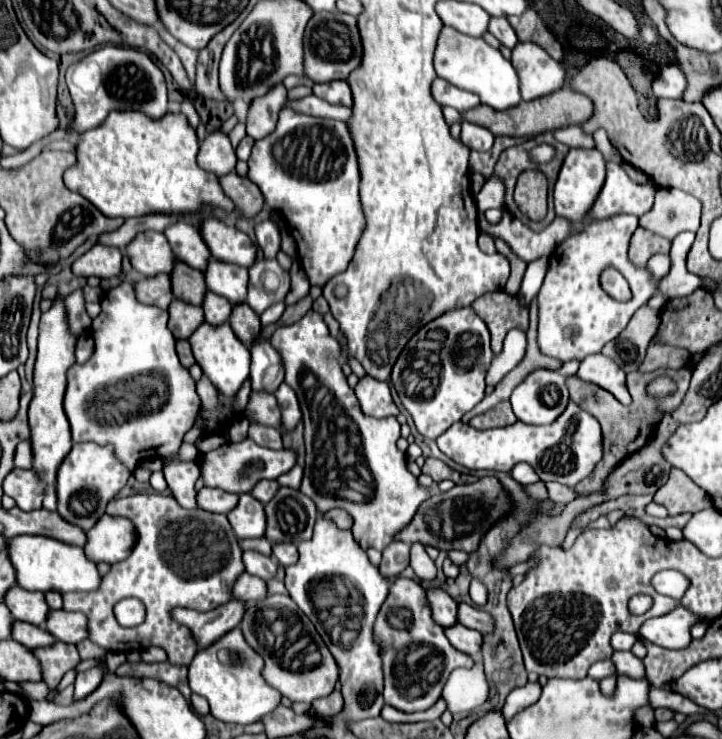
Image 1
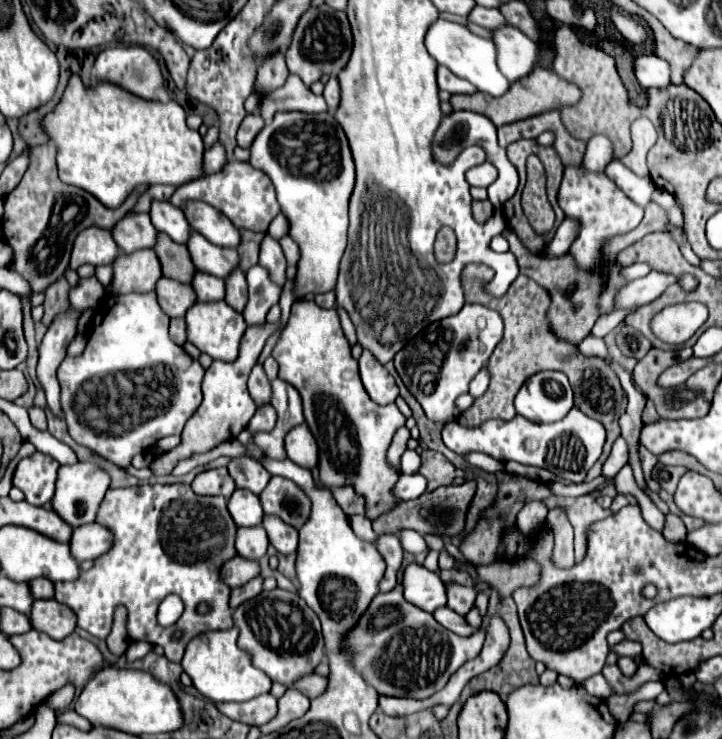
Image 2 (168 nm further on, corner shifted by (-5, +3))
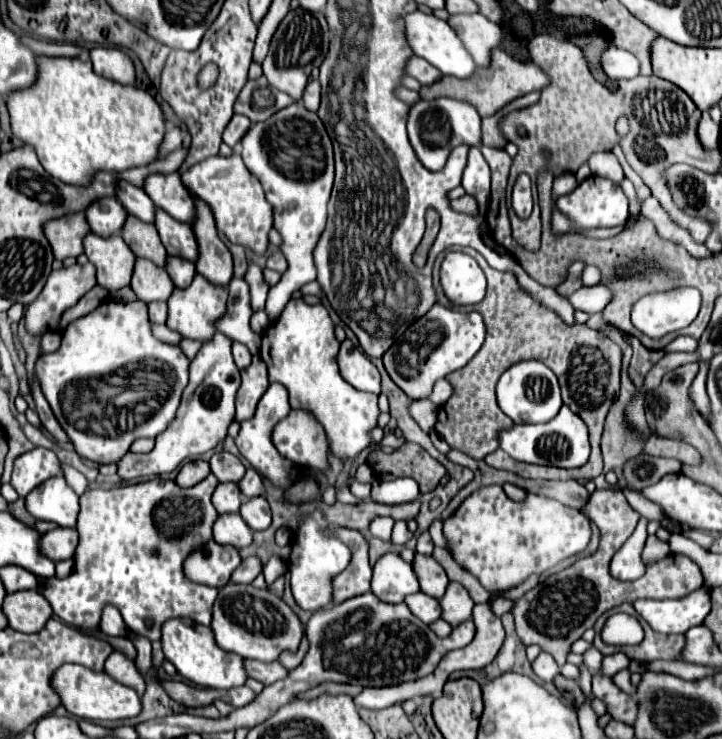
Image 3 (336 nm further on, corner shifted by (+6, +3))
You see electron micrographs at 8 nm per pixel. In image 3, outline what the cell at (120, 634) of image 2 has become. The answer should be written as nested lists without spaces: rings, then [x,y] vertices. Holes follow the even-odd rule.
[[[109,605],[109,607],[103,609],[99,627],[101,627],[103,633],[107,633],[107,635],[119,635],[119,637],[121,637],[121,635],[127,635],[127,633],[129,633],[129,629],[127,629],[121,613],[119,613],[113,605]]]

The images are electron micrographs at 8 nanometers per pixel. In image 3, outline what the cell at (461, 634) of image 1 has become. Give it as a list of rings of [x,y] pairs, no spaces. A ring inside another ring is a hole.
[[[413,593],[413,595],[409,595],[409,597],[405,597],[405,601],[403,601],[407,607],[409,607],[409,611],[415,615],[415,617],[419,617],[423,623],[433,623],[435,619],[439,619],[441,617],[441,607],[439,607],[439,603],[437,603],[437,599],[435,597],[429,597],[429,595],[425,595],[425,593]]]

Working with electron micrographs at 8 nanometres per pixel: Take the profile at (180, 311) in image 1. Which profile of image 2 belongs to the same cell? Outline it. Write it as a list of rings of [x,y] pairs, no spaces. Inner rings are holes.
[[[160,279],[160,285],[156,285],[156,295],[160,301],[160,307],[168,317],[184,317],[186,311],[198,301],[196,293],[190,285],[180,285],[178,281]]]

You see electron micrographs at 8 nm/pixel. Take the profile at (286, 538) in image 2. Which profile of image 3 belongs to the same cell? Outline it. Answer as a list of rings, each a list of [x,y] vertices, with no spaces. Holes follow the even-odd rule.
[[[261,495],[261,497],[251,497],[251,499],[245,499],[241,503],[241,509],[239,509],[241,517],[245,519],[245,523],[255,529],[255,531],[263,531],[271,525],[271,511],[269,511],[269,503],[267,499]]]

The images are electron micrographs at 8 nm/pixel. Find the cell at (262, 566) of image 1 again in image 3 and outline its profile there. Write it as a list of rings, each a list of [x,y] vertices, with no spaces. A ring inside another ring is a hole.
[[[223,513],[217,515],[213,523],[213,539],[221,545],[233,545],[239,549],[251,543],[253,531],[247,527],[239,513]]]

